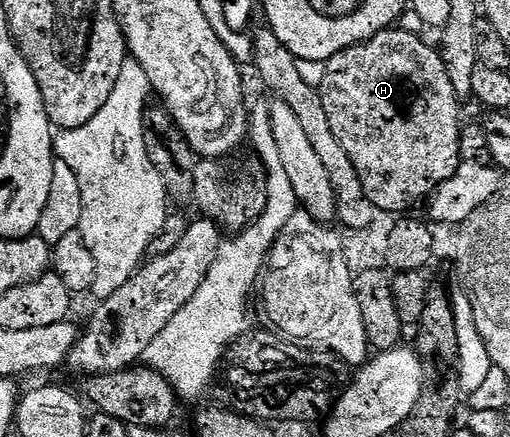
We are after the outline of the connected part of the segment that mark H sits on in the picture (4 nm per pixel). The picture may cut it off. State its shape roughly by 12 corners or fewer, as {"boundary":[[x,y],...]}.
{"boundary":[[386,28],[327,60],[332,133],[383,214],[462,162],[441,52]]}

